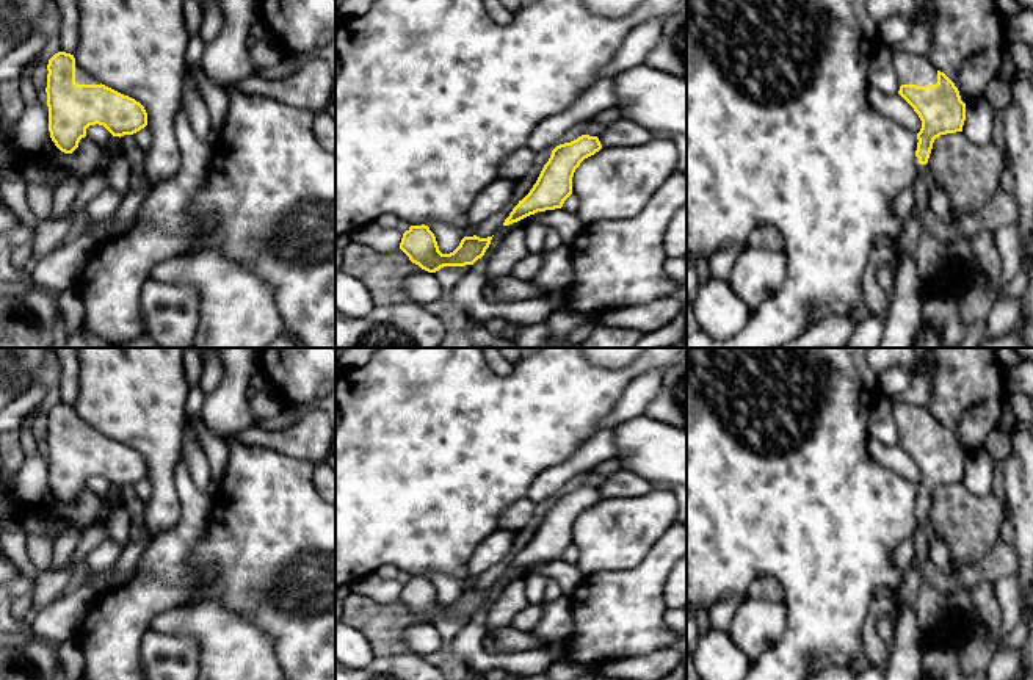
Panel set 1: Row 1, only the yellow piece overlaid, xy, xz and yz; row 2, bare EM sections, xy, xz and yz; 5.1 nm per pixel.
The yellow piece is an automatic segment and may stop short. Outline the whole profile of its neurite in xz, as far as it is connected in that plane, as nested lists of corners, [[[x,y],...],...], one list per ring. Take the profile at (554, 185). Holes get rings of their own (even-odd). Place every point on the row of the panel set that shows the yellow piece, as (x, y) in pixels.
[[[582,135],[571,143],[556,146],[544,165],[530,193],[519,201],[503,226],[530,215],[561,208],[572,194],[572,177],[580,163],[602,149],[597,136]]]

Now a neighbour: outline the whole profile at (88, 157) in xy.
[[[19,78],[0,83],[0,139],[8,146],[13,158],[22,168],[25,180],[58,186],[64,179],[74,175],[85,177],[96,172],[103,161],[113,161],[124,154],[124,146],[113,136],[107,147],[94,144],[89,138],[82,138],[72,154],[60,152],[60,161],[53,163],[45,157],[33,157],[9,143],[6,127],[20,119],[25,103],[20,96]]]

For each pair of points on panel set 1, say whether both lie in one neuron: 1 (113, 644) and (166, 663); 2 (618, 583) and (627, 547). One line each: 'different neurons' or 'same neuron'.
1: different neurons
2: different neurons

